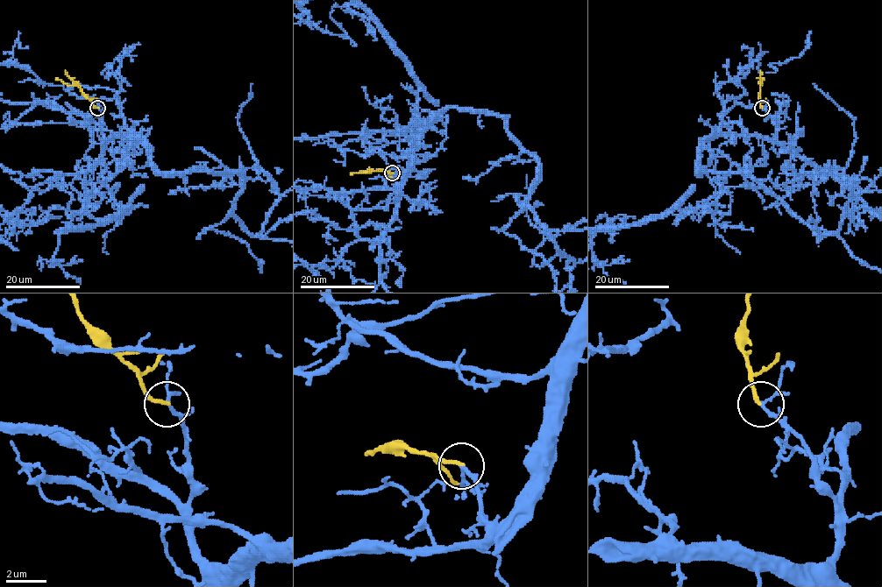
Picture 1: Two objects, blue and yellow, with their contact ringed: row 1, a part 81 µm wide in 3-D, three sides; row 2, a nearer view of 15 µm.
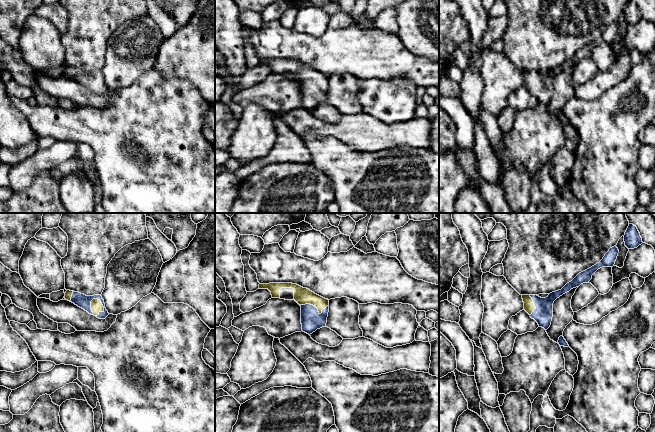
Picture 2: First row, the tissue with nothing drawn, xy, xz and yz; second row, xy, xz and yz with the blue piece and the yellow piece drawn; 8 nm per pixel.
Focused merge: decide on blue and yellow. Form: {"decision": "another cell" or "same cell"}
{"decision": "same cell"}

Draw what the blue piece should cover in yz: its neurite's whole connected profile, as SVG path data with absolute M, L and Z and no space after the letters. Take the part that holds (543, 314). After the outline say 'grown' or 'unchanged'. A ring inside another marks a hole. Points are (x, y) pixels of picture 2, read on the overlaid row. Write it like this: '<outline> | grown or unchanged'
M616 246L609 249L603 259L591 268L579 273L571 282L567 283L561 290L550 293L546 298L537 295L522 295L524 310L534 319L539 327L547 330L553 317L554 301L569 292L571 289L579 287L583 283L588 283L592 275L602 267L613 267L617 259L619 250Z | grown

